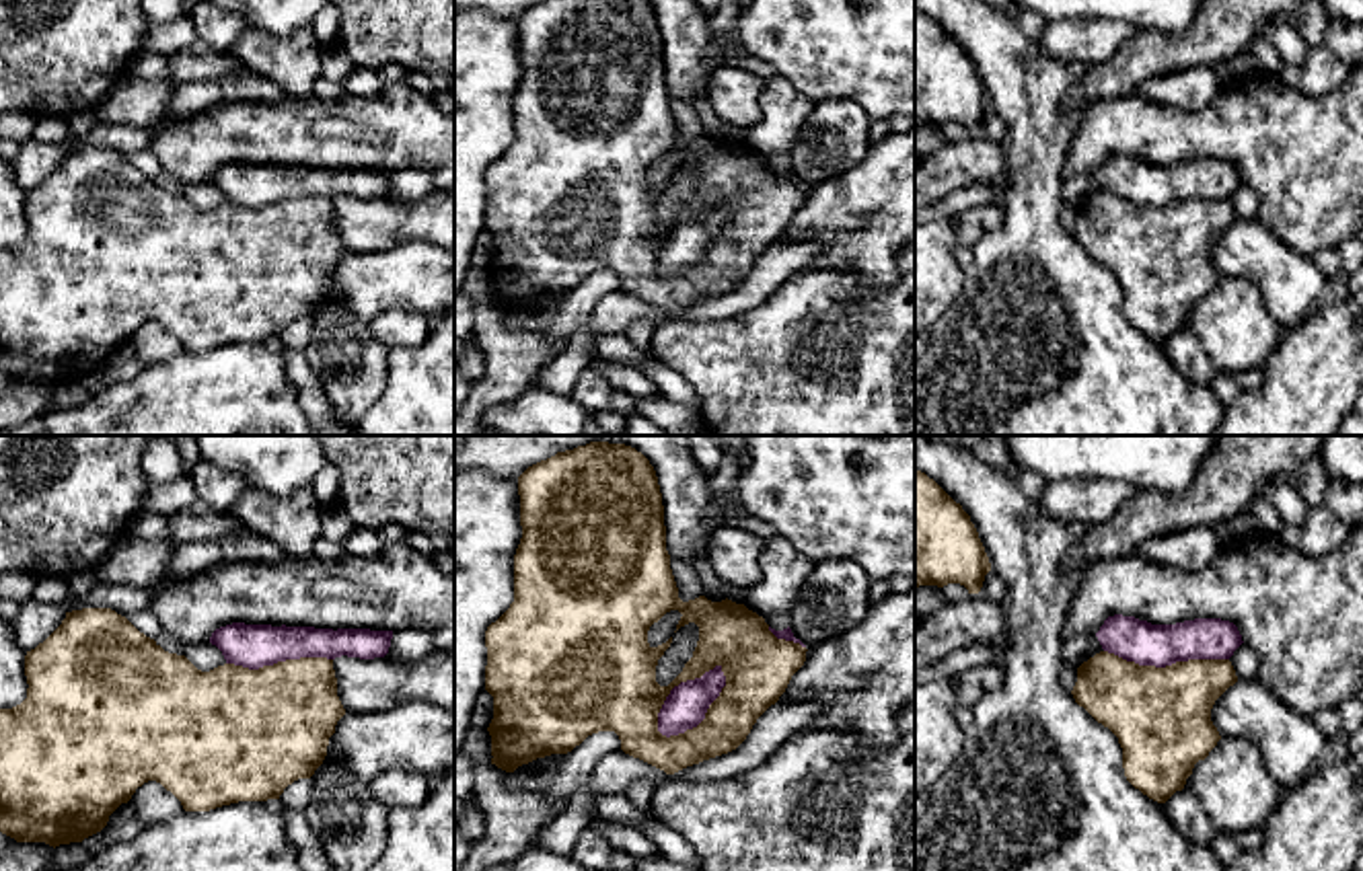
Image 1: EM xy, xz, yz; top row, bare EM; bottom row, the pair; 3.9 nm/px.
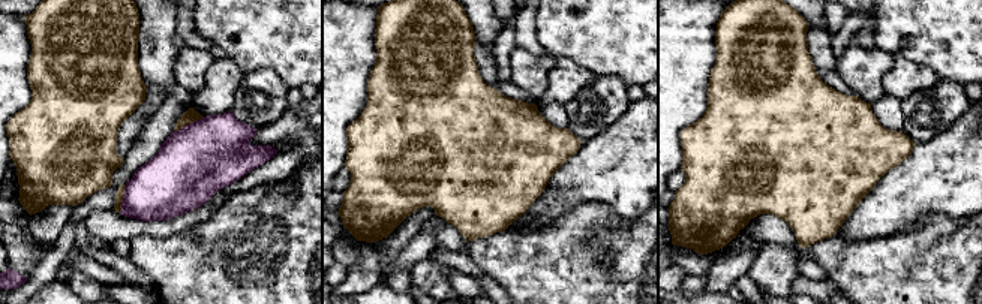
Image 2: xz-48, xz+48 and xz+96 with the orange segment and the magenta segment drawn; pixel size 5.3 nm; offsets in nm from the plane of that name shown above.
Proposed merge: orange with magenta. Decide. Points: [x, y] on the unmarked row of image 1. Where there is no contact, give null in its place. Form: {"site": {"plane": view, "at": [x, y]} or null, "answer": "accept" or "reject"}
{"site": {"plane": "xz", "at": [708, 251]}, "answer": "reject"}

